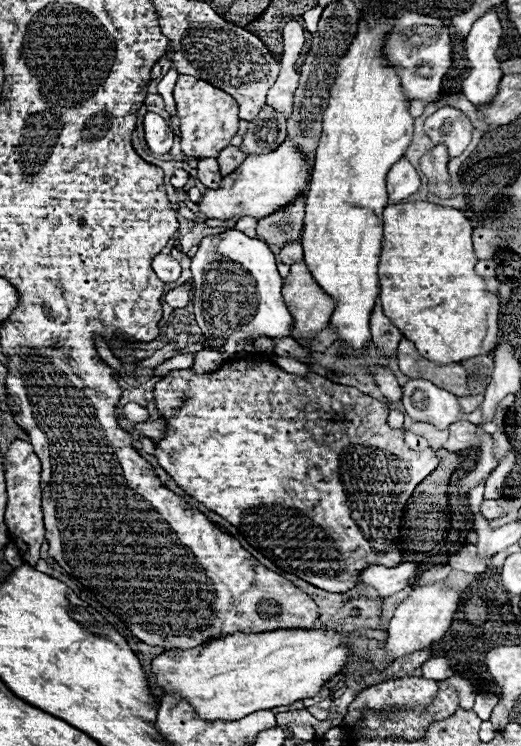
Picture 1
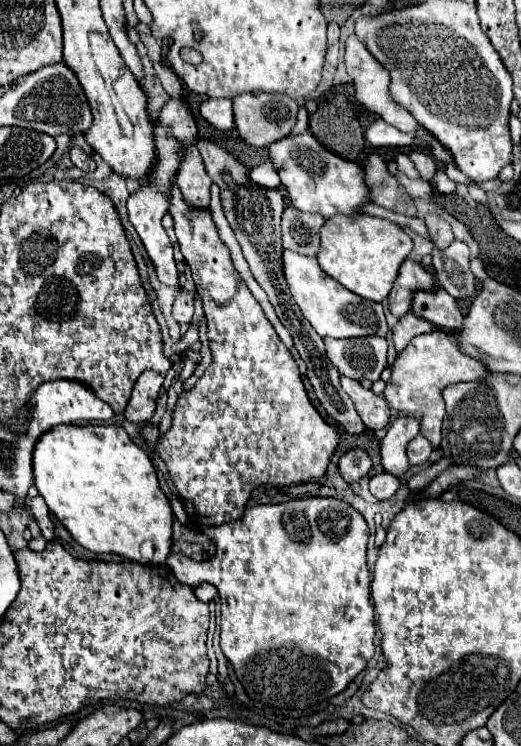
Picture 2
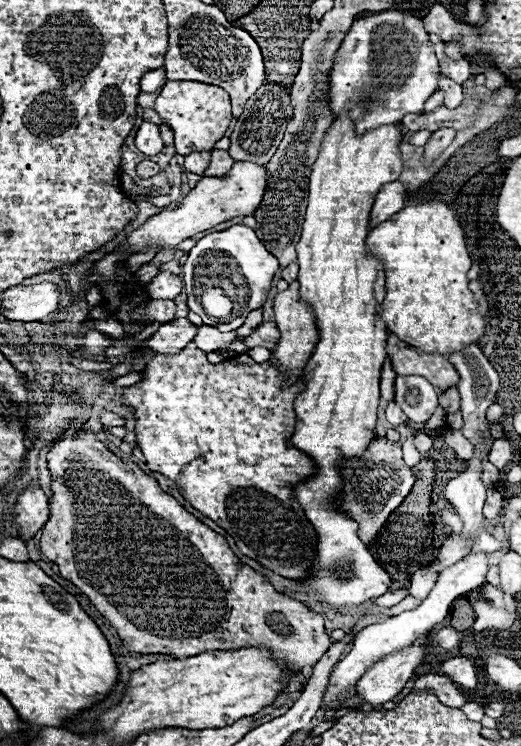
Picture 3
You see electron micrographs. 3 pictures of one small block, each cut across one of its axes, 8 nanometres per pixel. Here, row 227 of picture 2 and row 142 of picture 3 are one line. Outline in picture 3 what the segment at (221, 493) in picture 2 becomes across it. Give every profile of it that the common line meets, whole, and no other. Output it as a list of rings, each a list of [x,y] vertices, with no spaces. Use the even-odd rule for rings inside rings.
[[[168,80],[156,98],[154,110],[158,112],[162,122],[168,128],[172,128],[176,154],[182,156],[186,156],[186,152],[198,152],[198,150],[210,152],[214,144],[220,138],[224,138],[224,132],[228,130],[232,120],[230,96],[226,94],[224,88],[204,82],[190,82],[190,80],[180,80],[180,82]]]

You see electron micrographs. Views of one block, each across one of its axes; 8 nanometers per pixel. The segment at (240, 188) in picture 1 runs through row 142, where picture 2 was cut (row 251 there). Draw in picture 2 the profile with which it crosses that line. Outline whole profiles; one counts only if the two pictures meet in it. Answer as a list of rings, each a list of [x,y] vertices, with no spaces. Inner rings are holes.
[[[282,250],[282,272],[286,278],[286,284],[292,292],[292,298],[302,310],[302,316],[312,324],[312,328],[322,336],[330,338],[356,338],[356,336],[368,336],[378,334],[386,336],[388,324],[384,318],[382,304],[370,302],[366,298],[360,298],[358,294],[346,290],[340,282],[330,278],[316,262],[316,256],[302,256],[298,252]]]

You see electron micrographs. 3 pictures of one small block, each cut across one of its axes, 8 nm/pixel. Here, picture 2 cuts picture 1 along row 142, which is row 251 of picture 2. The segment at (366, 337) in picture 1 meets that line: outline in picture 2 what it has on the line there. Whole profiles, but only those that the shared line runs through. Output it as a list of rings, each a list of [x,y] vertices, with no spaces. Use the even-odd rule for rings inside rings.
[[[368,214],[332,216],[320,228],[318,264],[328,276],[338,280],[350,292],[372,302],[382,302],[390,294],[398,268],[408,258],[410,250],[412,238],[390,220]]]

